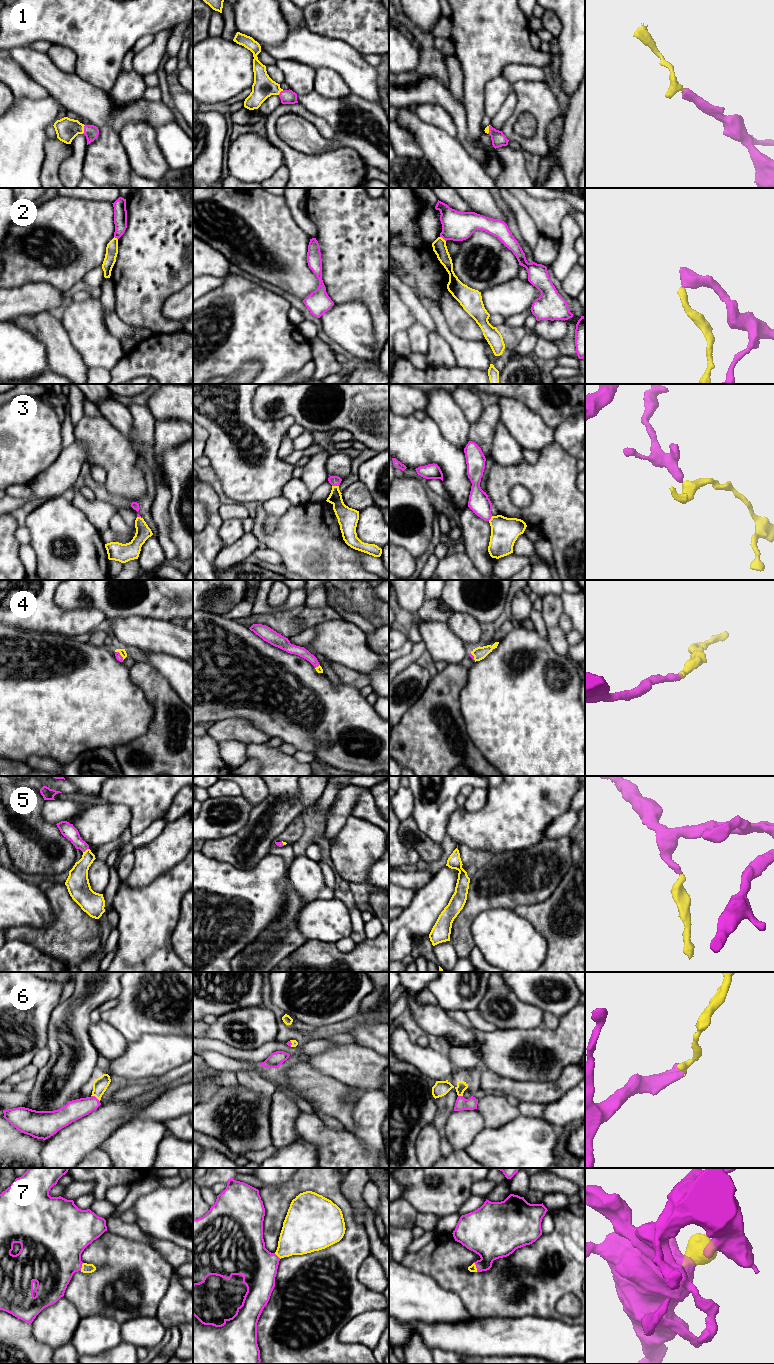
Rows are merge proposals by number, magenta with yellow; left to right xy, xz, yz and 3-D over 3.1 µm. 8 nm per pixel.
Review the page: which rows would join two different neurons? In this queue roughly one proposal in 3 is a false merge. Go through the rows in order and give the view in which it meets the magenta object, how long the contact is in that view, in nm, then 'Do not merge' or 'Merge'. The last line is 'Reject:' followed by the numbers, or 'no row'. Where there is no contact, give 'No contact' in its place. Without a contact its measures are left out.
1: Touches magenta in xy. Shared border 80 nm. Merge
2: Touches magenta in yz. Shared border 60 nm. Do not merge
3: Touches magenta in xz. Shared border 60 nm. Merge
4: Touches magenta in xy. Shared border 90 nm. Merge
5: Touches magenta in xy. Shared border 60 nm. Merge
6: Touches magenta in xy. Shared border 90 nm. Merge
7: Touches magenta in xy. Shared border 70 nm. Merge
Reject: 2

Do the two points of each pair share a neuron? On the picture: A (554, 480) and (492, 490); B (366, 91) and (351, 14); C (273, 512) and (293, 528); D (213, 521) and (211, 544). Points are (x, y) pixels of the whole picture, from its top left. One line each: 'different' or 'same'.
A: same
B: different
C: different
D: same

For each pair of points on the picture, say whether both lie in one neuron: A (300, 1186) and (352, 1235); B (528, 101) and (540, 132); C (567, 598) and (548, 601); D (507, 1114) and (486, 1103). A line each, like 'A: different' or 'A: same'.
A: same
B: same
C: different
D: same

